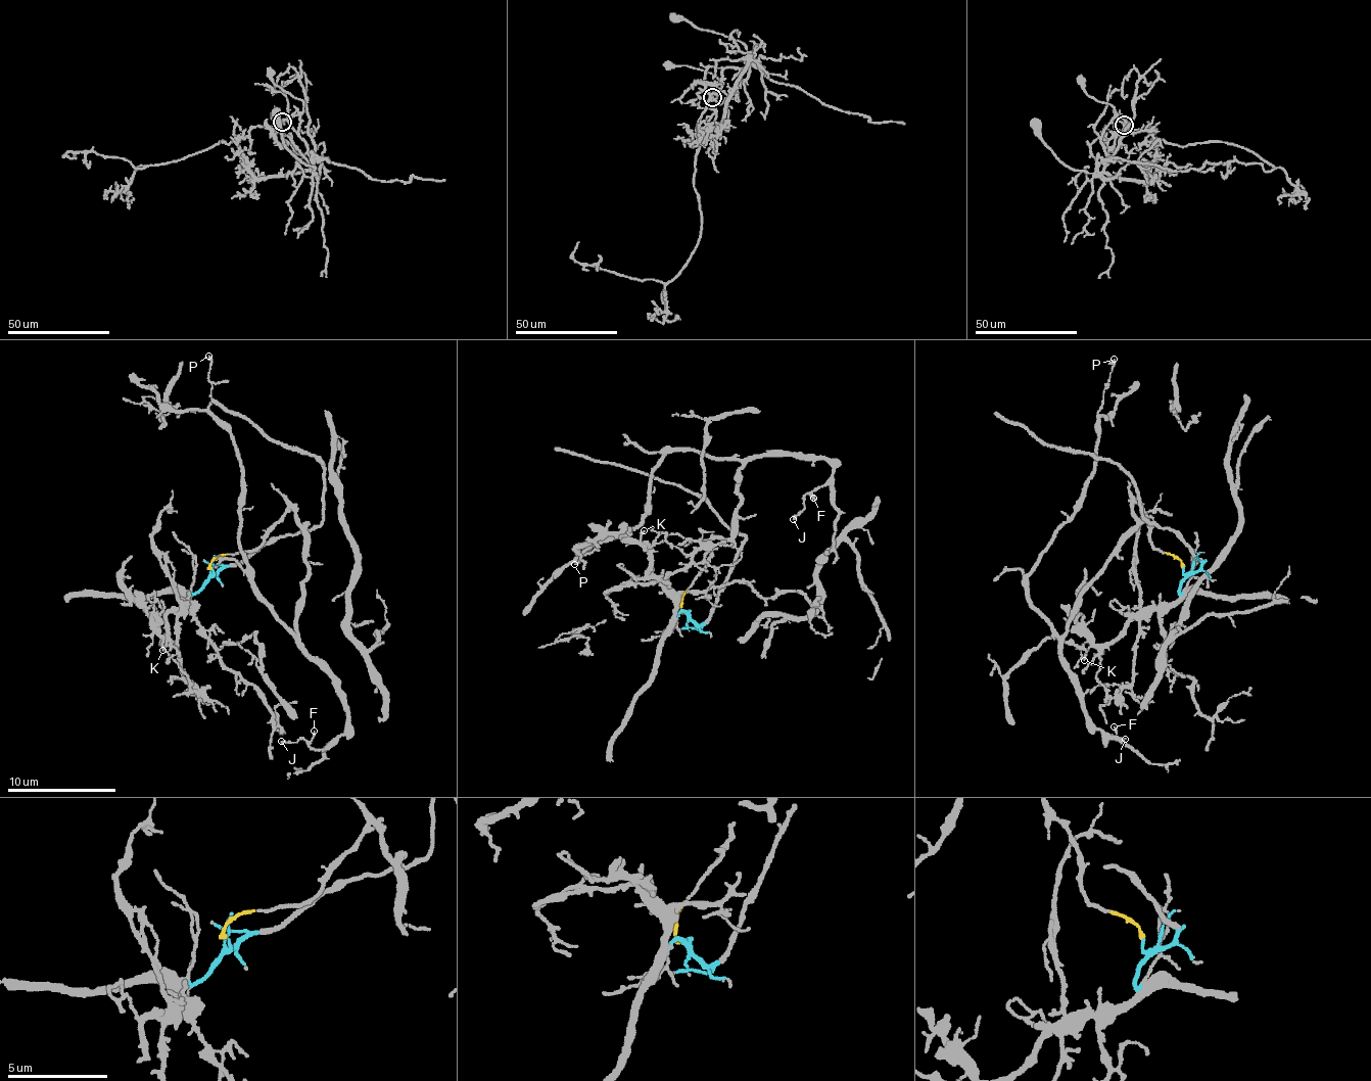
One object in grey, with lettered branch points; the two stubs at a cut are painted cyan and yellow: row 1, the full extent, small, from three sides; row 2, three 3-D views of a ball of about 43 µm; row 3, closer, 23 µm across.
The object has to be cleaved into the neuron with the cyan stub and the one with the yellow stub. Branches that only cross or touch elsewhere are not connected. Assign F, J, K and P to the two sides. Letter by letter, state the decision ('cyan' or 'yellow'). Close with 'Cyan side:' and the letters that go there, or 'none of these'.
F: yellow
J: yellow
K: cyan
P: yellow
Cyan side: K

